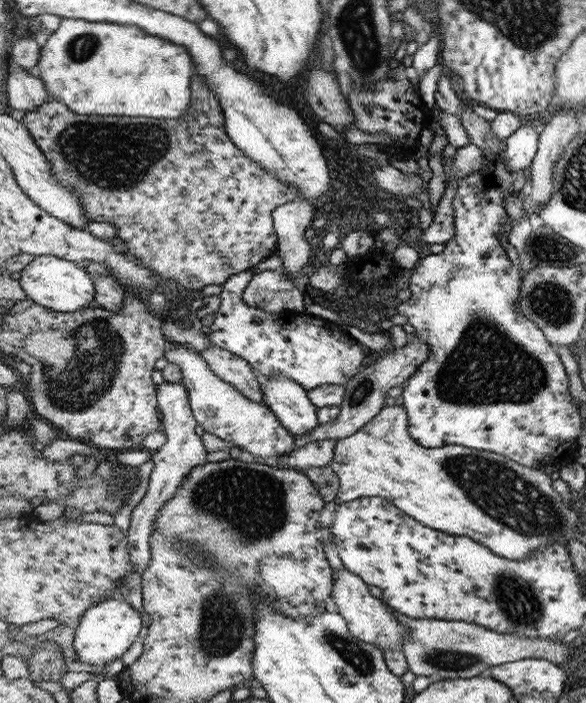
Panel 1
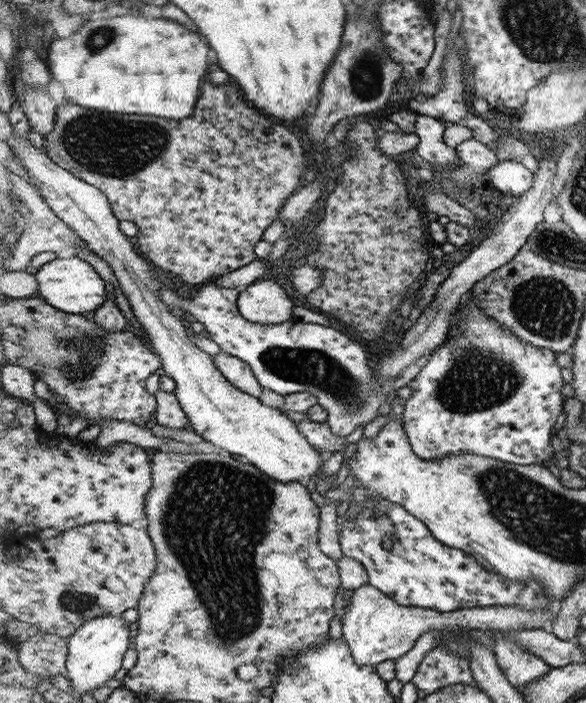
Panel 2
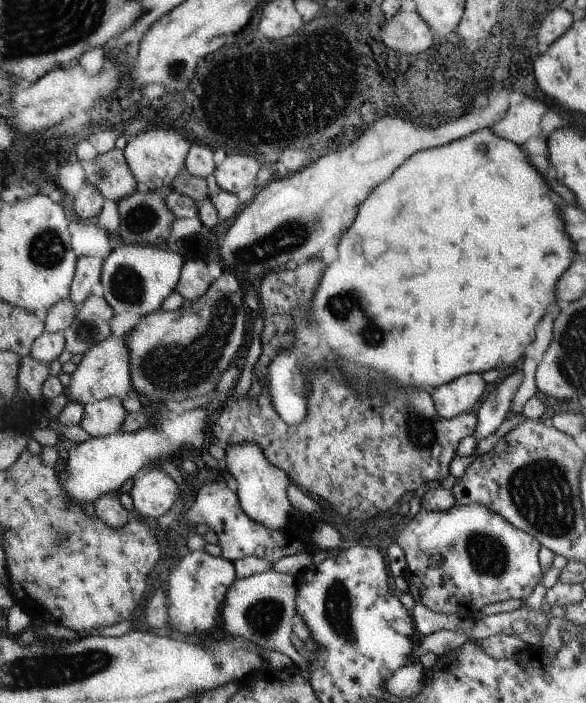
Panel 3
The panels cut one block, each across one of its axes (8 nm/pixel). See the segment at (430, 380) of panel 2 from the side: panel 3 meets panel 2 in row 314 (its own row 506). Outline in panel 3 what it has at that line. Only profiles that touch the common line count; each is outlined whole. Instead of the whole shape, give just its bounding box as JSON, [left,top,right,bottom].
[396,504,541,614]

